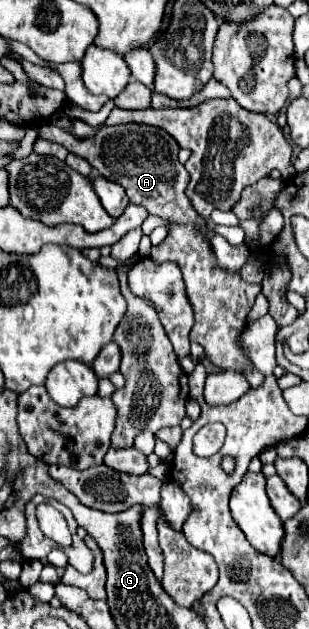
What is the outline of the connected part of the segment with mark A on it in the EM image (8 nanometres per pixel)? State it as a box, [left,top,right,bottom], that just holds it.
[38,124,262,370]

